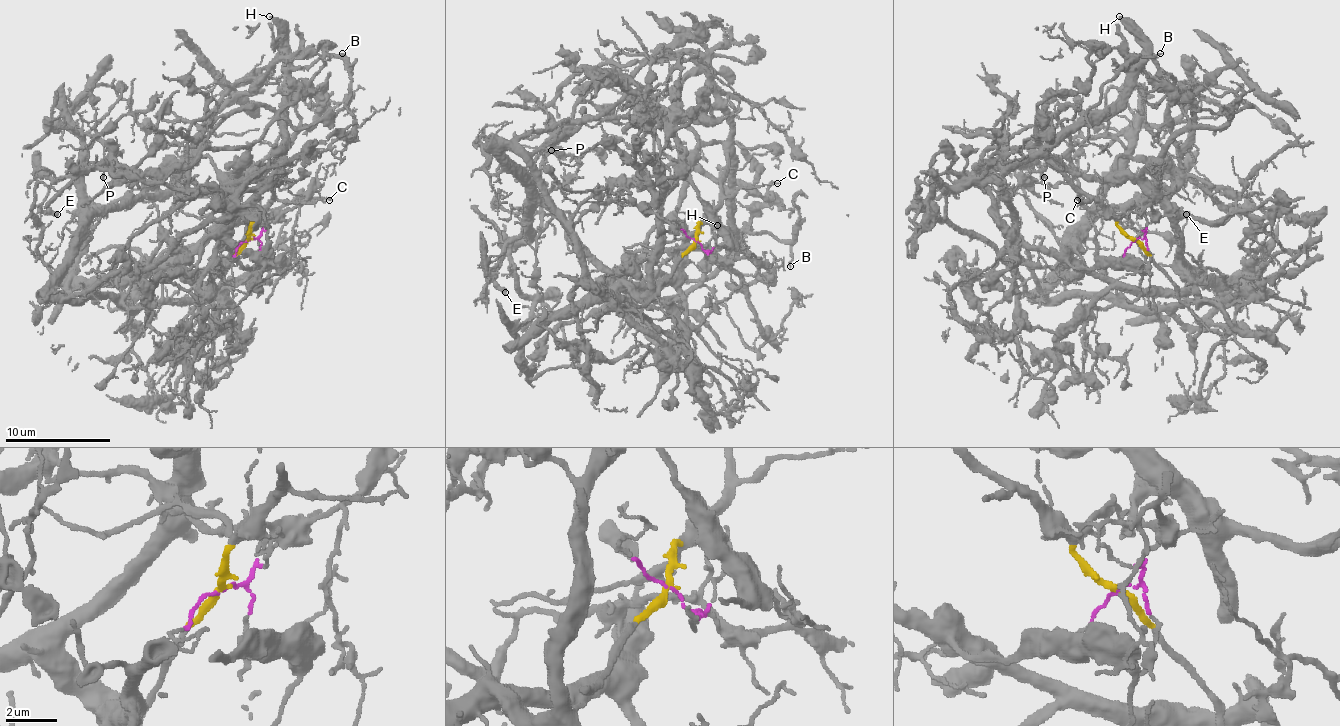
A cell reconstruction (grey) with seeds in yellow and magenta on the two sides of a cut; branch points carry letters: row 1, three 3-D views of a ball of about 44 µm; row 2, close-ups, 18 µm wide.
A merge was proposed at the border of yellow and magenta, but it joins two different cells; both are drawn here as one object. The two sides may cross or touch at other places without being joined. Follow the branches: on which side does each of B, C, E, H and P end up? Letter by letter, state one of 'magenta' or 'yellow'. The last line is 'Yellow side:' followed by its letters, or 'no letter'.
B: yellow
C: yellow
E: magenta
H: yellow
P: magenta
Yellow side: B, C, H

